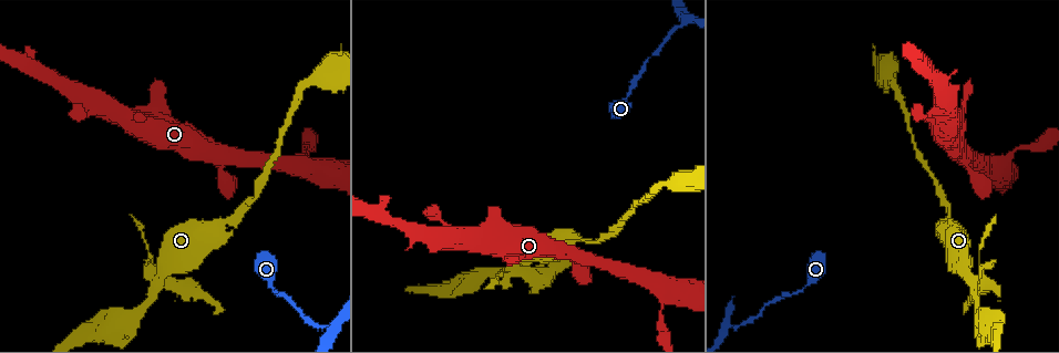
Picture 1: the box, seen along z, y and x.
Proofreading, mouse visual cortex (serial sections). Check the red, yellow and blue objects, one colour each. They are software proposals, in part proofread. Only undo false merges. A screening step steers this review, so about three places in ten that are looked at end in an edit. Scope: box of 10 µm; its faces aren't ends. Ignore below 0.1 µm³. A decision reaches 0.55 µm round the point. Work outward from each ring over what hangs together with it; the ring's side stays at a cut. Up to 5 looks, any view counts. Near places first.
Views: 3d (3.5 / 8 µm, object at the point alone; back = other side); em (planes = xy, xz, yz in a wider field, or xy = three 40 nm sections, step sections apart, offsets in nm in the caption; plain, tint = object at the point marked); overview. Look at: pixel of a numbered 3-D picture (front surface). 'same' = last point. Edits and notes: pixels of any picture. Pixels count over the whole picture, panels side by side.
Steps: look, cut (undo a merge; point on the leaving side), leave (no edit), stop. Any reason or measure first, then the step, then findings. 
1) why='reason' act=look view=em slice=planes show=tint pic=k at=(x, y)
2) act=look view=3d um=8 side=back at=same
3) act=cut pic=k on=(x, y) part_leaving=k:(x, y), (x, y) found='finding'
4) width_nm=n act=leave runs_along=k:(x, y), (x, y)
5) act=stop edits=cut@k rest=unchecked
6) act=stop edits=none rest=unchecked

why='abrupt turn' act=look view=3d um=3.5 side=back pic=1 at=(974, 281)

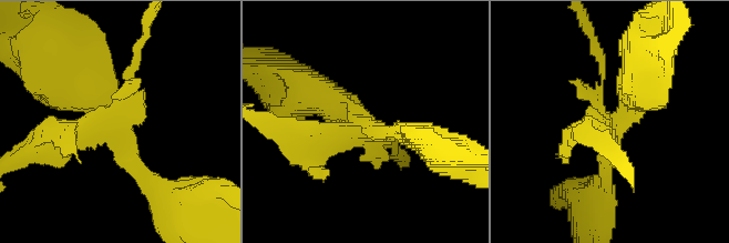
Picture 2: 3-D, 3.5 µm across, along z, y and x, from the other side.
why='now the EM' act=look view=em slice=planes show=tint pic=2 at=(362, 122)

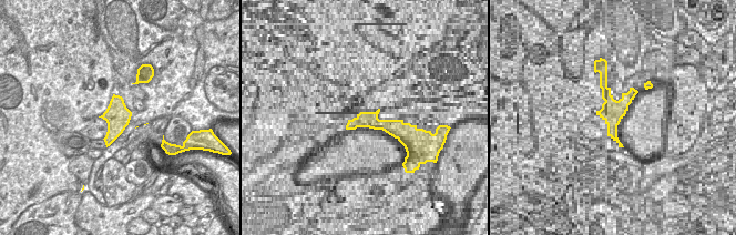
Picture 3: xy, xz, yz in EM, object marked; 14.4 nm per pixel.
act=leave runs_along=2:(72, 70), (153, 182) found='one cell here'

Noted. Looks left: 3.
why='side arm on a straight run' act=look view=3d um=3.5 pic=1 at=(889, 73)

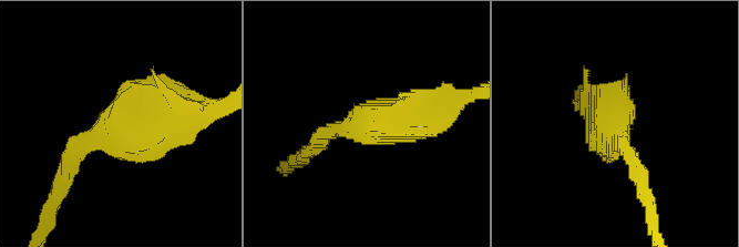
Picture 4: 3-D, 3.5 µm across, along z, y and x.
why='need the tissue' act=look view=em slice=planes show=tint pic=4 at=(617, 122)

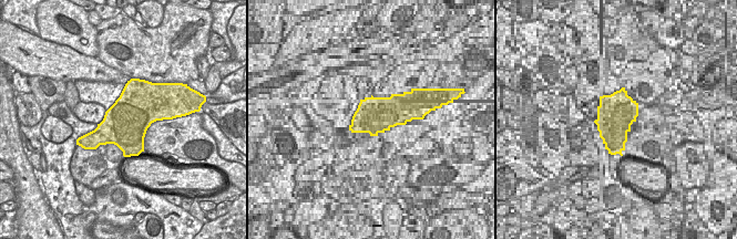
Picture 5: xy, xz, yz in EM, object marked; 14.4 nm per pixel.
act=leave runs_along=4:(68, 166), (156, 105), (160, 84) found='one cell here'

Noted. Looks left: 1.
act=stop edits=none rest=unchecked

